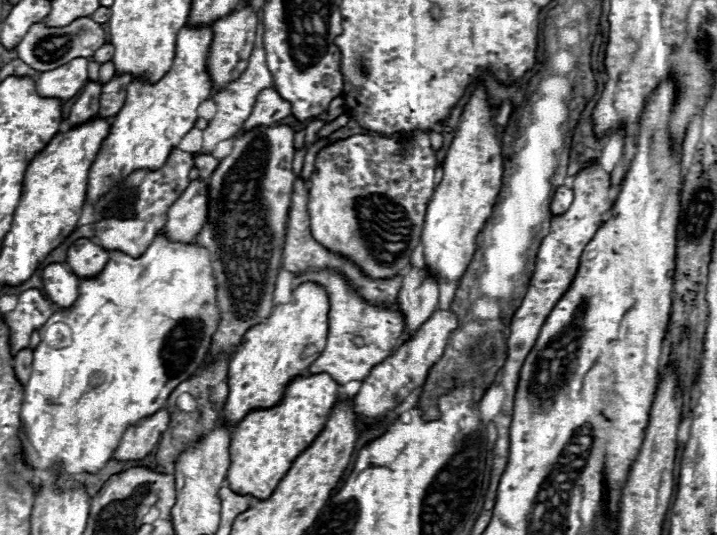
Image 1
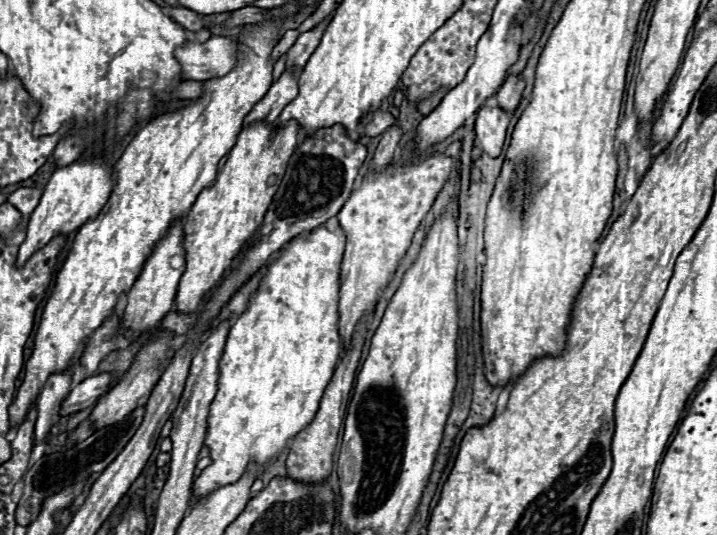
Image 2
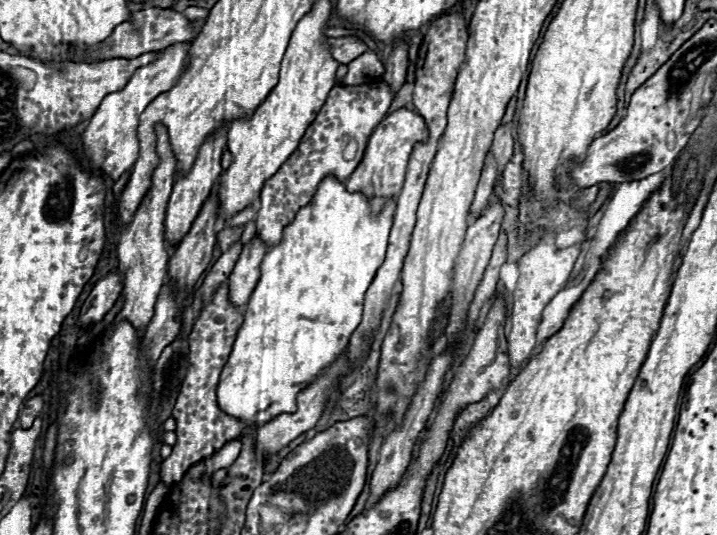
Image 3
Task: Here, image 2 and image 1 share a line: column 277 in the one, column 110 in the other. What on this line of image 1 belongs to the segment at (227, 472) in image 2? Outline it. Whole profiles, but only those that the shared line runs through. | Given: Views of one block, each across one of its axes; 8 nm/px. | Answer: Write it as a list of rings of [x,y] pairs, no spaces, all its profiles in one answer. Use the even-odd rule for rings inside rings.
[[[160,232],[152,244],[148,246],[148,250],[140,256],[140,258],[130,258],[122,252],[110,252],[110,260],[104,266],[102,274],[98,278],[88,278],[88,280],[80,280],[78,284],[78,300],[66,308],[66,310],[54,310],[54,314],[50,316],[50,320],[46,322],[42,328],[38,330],[41,342],[38,348],[34,350],[34,360],[32,360],[32,374],[28,380],[28,386],[24,390],[24,402],[22,402],[22,410],[20,410],[20,424],[22,424],[22,460],[32,468],[32,470],[44,470],[50,468],[54,464],[62,464],[64,472],[68,476],[78,476],[78,474],[98,474],[108,460],[112,458],[112,454],[116,452],[122,434],[126,432],[126,428],[138,424],[138,420],[152,416],[154,412],[158,412],[160,408],[166,406],[168,396],[172,394],[172,390],[188,380],[204,362],[206,352],[210,348],[210,340],[212,334],[216,332],[216,320],[218,320],[218,310],[216,310],[216,282],[212,278],[212,266],[210,266],[210,256],[204,248],[198,248],[194,244],[174,244],[168,242],[164,238],[164,232]],[[62,322],[69,327],[72,342],[69,346],[55,349],[50,347],[42,340],[41,332],[46,326],[54,323]]]

